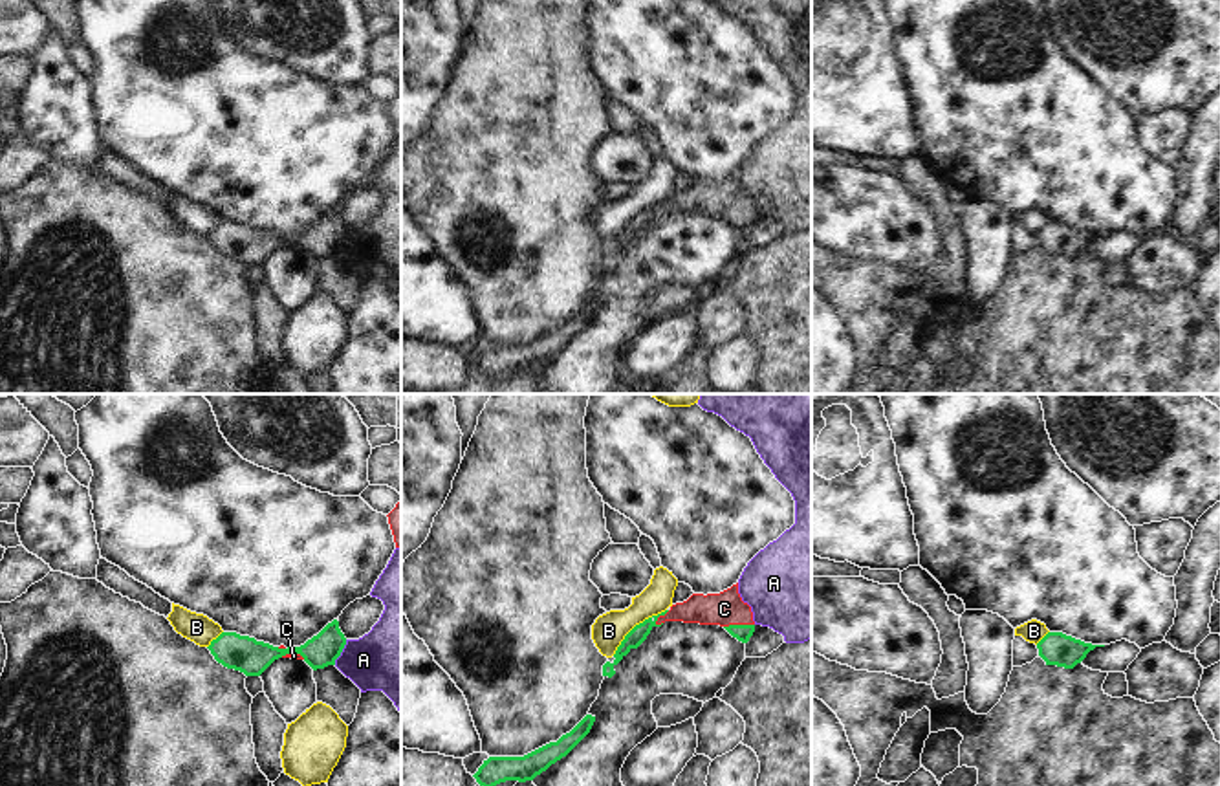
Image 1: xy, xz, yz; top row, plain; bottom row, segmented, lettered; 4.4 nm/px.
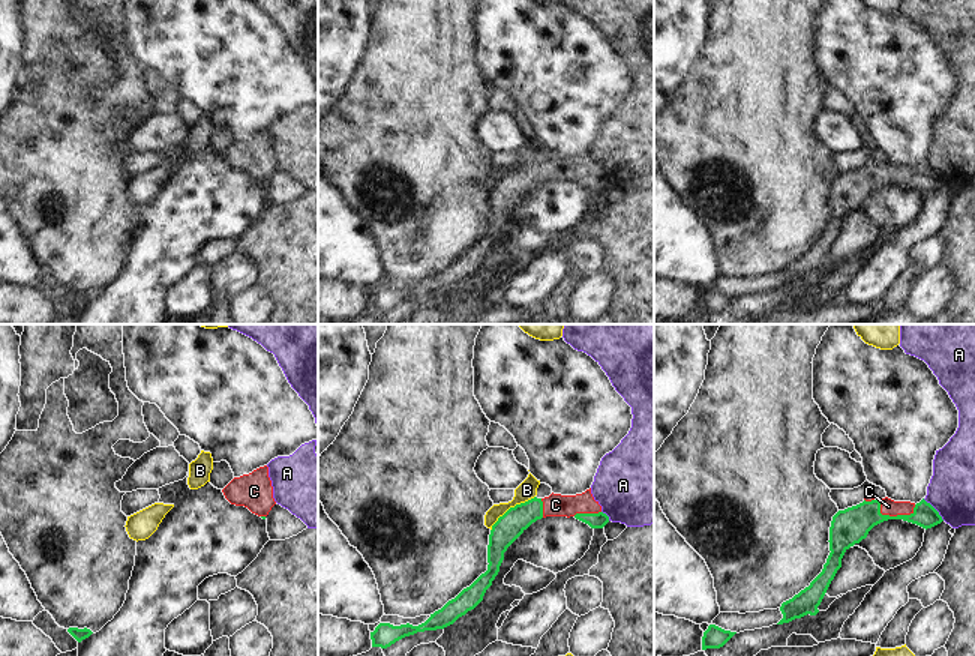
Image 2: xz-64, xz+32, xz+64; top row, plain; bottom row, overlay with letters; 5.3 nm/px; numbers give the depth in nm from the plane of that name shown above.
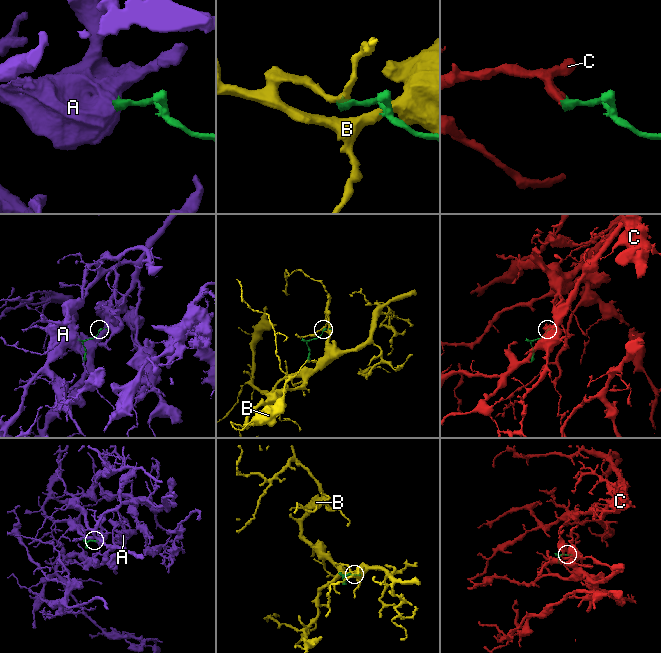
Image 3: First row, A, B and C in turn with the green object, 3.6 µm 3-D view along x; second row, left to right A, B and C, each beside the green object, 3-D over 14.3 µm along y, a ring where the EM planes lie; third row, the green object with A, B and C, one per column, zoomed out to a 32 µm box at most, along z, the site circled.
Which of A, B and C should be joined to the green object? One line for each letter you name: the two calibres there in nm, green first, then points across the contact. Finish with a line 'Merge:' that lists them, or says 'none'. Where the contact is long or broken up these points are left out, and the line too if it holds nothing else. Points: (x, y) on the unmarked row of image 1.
C: 80 nm thick on the green side, 150 nm on the other; runs through xz (742, 222), (739, 215), (724, 198)
Merge: C

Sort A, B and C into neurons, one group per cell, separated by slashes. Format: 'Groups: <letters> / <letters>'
Groups: A / B / C

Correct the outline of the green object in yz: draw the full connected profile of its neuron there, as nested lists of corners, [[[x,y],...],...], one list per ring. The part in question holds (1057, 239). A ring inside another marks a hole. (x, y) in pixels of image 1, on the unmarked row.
[[[1048,222],[1039,233],[1039,246],[1046,255],[1057,255],[1064,258],[1073,258],[1081,253],[1090,240],[1105,235],[1092,235],[1062,222]]]

